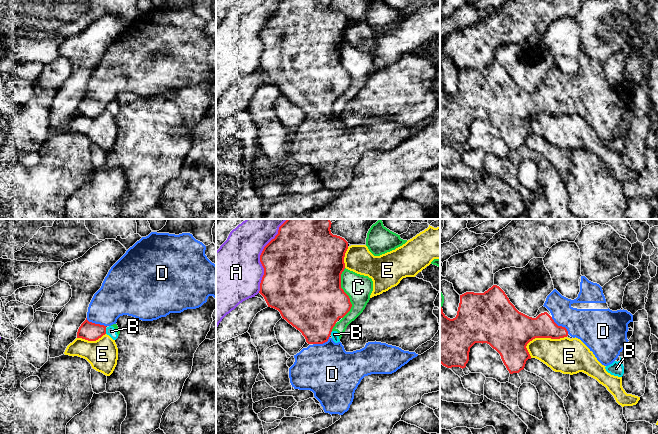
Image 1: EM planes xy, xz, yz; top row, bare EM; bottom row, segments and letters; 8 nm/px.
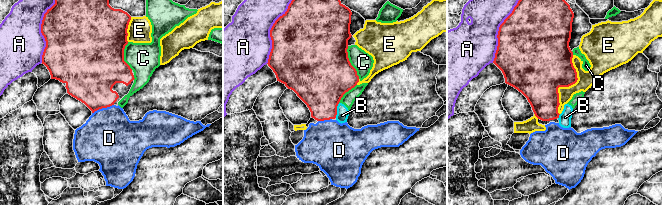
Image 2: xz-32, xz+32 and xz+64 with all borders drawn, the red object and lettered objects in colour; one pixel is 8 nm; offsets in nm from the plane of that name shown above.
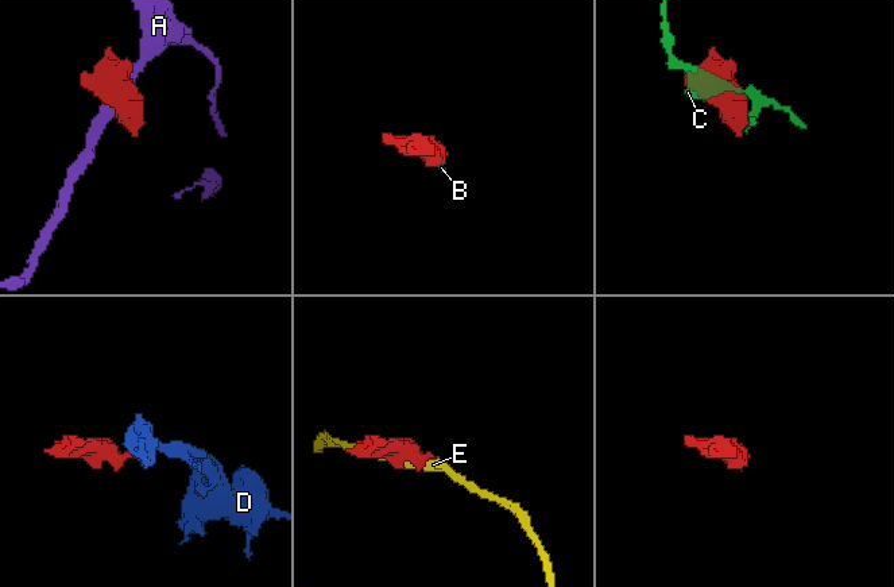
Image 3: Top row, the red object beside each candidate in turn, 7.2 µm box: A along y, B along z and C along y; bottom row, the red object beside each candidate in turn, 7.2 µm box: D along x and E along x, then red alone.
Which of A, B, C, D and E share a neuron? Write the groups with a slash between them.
A / B C / D / E

